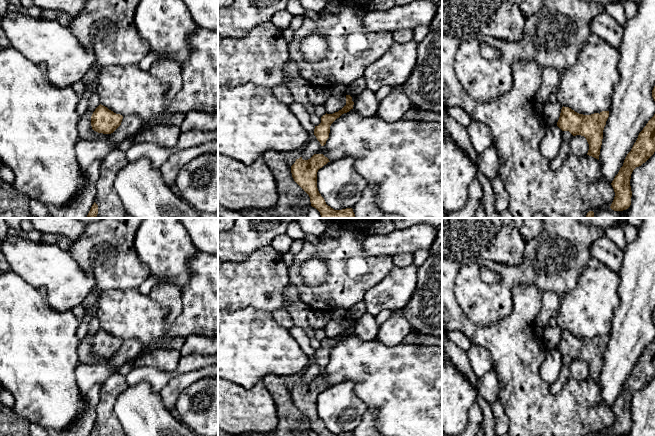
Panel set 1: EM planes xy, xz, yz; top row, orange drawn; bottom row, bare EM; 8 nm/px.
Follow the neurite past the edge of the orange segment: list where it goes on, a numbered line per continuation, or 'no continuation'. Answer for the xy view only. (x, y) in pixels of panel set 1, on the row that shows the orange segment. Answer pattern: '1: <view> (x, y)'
no continuation

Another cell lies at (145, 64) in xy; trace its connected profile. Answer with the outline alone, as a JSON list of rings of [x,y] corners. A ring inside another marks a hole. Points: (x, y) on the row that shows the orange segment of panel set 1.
[[[149,52],[139,63],[139,67],[143,71],[149,71],[152,64],[157,60],[157,56],[154,52]]]

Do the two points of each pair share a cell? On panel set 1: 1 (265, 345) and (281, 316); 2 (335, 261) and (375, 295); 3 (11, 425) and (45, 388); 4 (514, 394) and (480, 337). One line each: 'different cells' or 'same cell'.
1: different cells
2: different cells
3: different cells
4: same cell

